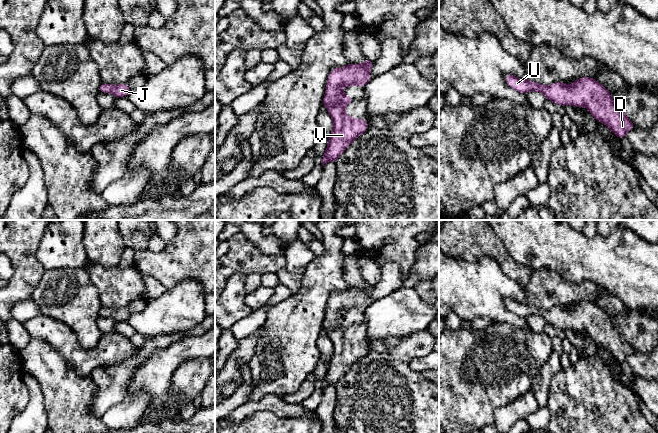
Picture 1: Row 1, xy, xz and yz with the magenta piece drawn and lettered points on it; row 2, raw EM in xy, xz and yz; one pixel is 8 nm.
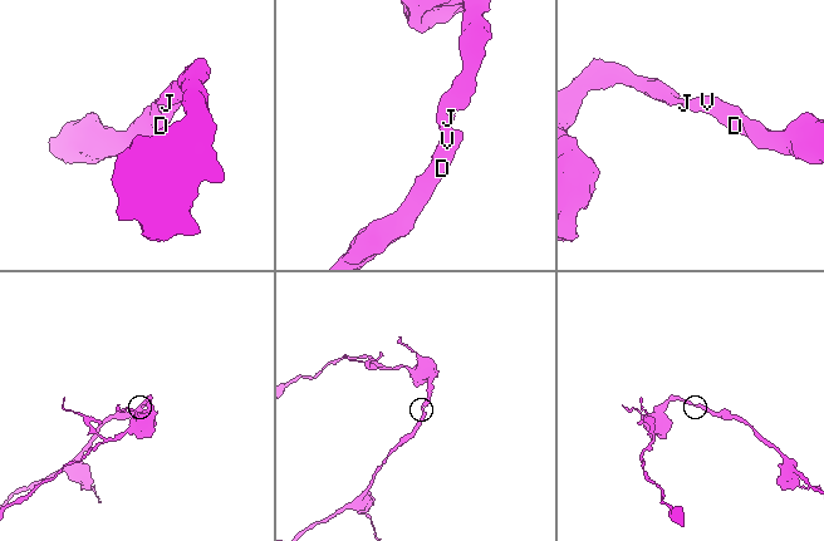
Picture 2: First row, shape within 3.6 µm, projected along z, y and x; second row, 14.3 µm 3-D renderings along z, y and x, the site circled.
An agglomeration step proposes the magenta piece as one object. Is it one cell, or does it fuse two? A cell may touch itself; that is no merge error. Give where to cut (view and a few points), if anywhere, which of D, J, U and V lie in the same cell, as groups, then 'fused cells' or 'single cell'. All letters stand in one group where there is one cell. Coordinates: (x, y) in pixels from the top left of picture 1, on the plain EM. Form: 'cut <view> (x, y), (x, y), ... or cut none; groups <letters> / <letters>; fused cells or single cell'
cut none; groups D J U V; single cell

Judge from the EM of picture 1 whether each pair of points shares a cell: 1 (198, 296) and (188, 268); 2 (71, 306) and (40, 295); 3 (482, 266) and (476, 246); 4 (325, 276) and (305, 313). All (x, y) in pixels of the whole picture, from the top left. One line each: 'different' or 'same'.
1: different
2: same
3: different
4: same

